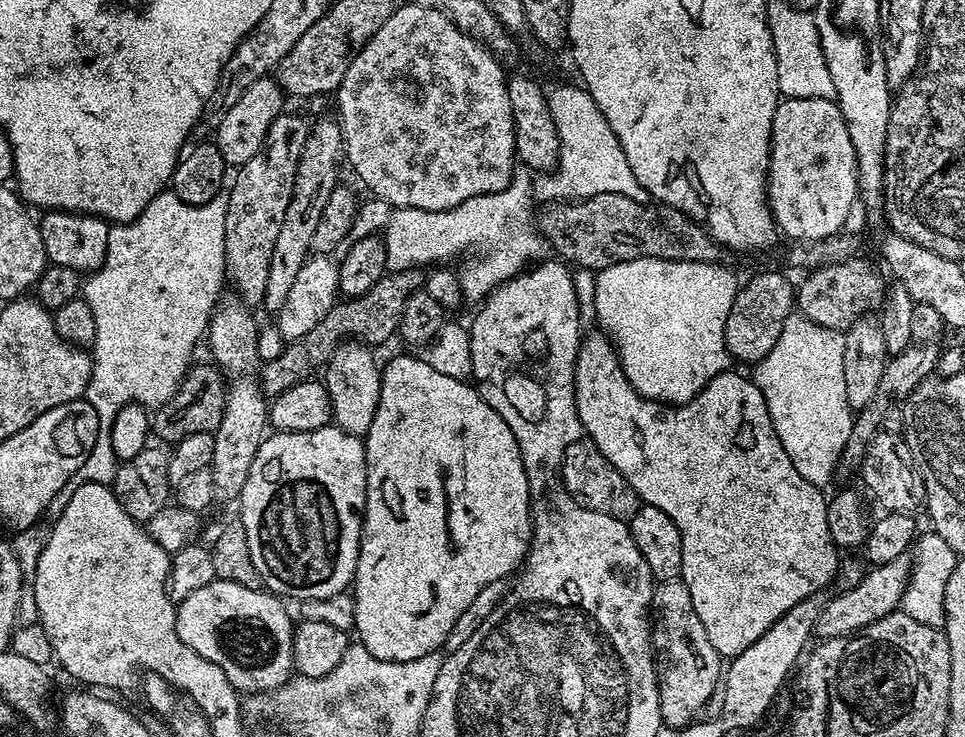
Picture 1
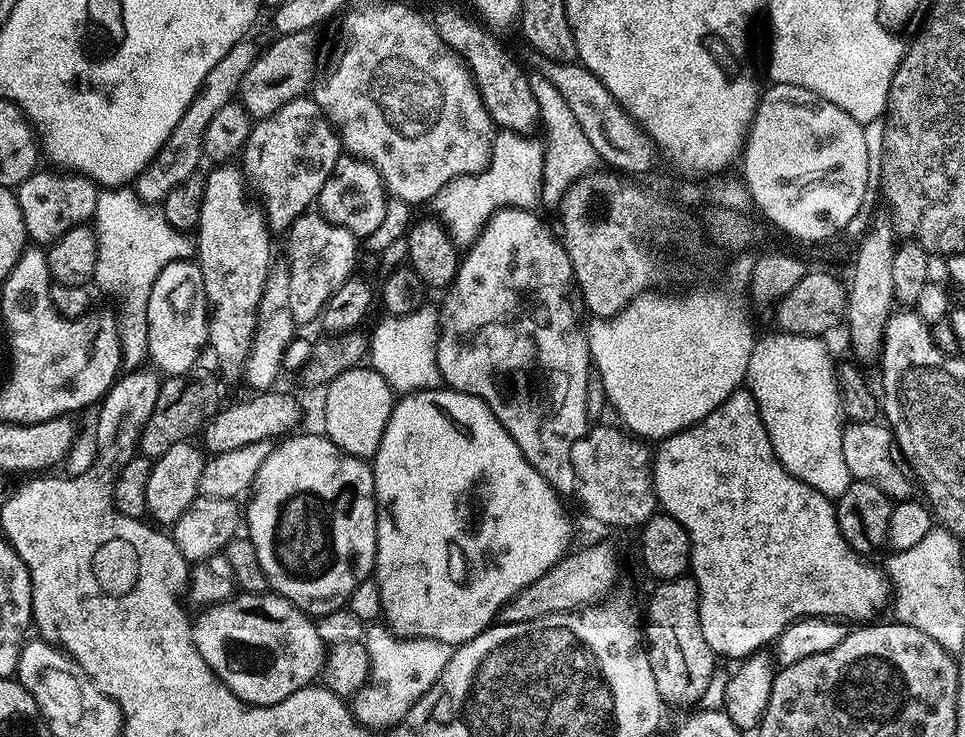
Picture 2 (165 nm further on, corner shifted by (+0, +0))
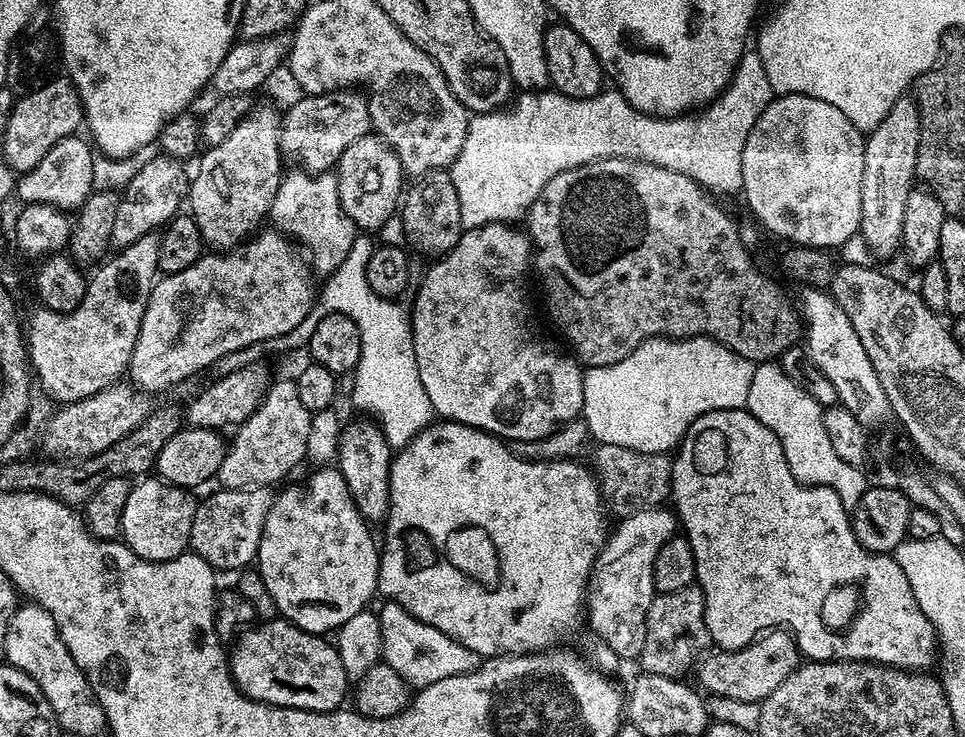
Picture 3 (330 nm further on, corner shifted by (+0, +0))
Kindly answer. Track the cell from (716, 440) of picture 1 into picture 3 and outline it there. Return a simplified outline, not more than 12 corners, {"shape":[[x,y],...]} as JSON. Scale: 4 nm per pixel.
{"shape":[[747,407],[692,423],[671,503],[720,650],[928,670],[902,566]]}

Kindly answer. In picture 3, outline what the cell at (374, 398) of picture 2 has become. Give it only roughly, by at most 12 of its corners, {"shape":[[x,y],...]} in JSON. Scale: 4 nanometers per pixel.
{"shape":[[370,420],[341,431],[337,463],[369,523],[385,521],[393,451]]}

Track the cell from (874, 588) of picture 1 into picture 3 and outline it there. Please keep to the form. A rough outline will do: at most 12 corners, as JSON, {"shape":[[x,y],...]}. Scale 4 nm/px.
{"shape":[[791,632],[709,651],[695,683],[712,698],[762,702],[801,660]]}

